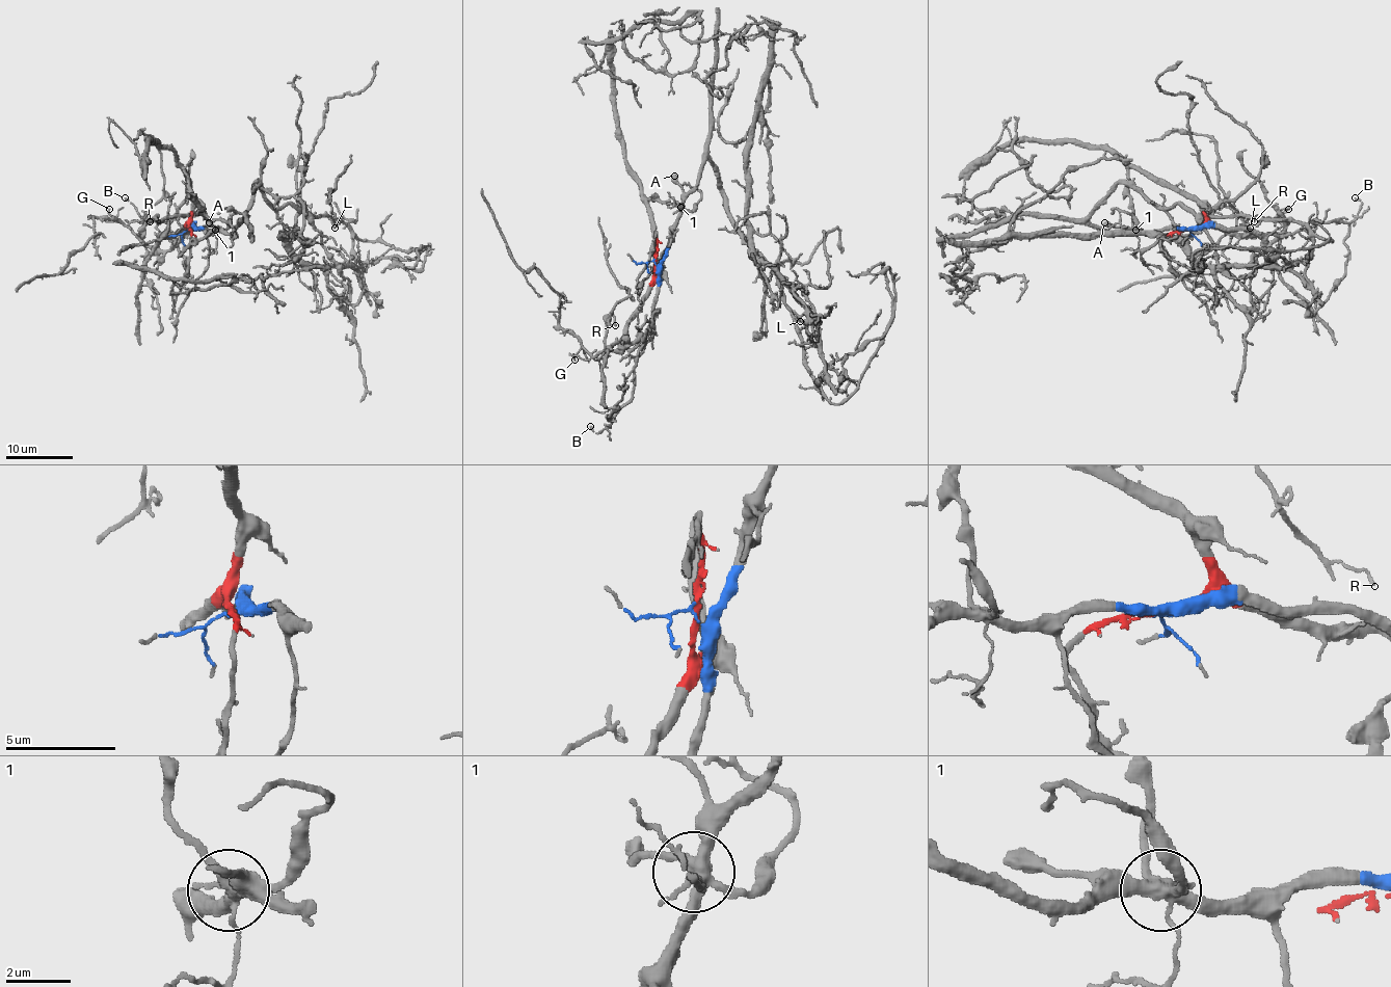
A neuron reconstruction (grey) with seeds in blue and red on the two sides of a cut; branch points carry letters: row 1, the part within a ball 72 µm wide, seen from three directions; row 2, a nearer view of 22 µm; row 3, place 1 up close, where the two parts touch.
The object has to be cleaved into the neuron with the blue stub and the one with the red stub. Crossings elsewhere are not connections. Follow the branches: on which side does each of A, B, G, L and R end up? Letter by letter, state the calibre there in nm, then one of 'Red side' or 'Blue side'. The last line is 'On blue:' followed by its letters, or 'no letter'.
A: Thickness 500 nm. Blue side
B: Thickness 110 nm. Blue side
G: Thickness 120 nm. Blue side
L: Thickness 120 nm. Blue side
R: Thickness 140 nm. Blue side
On blue: A, B, G, L, R

